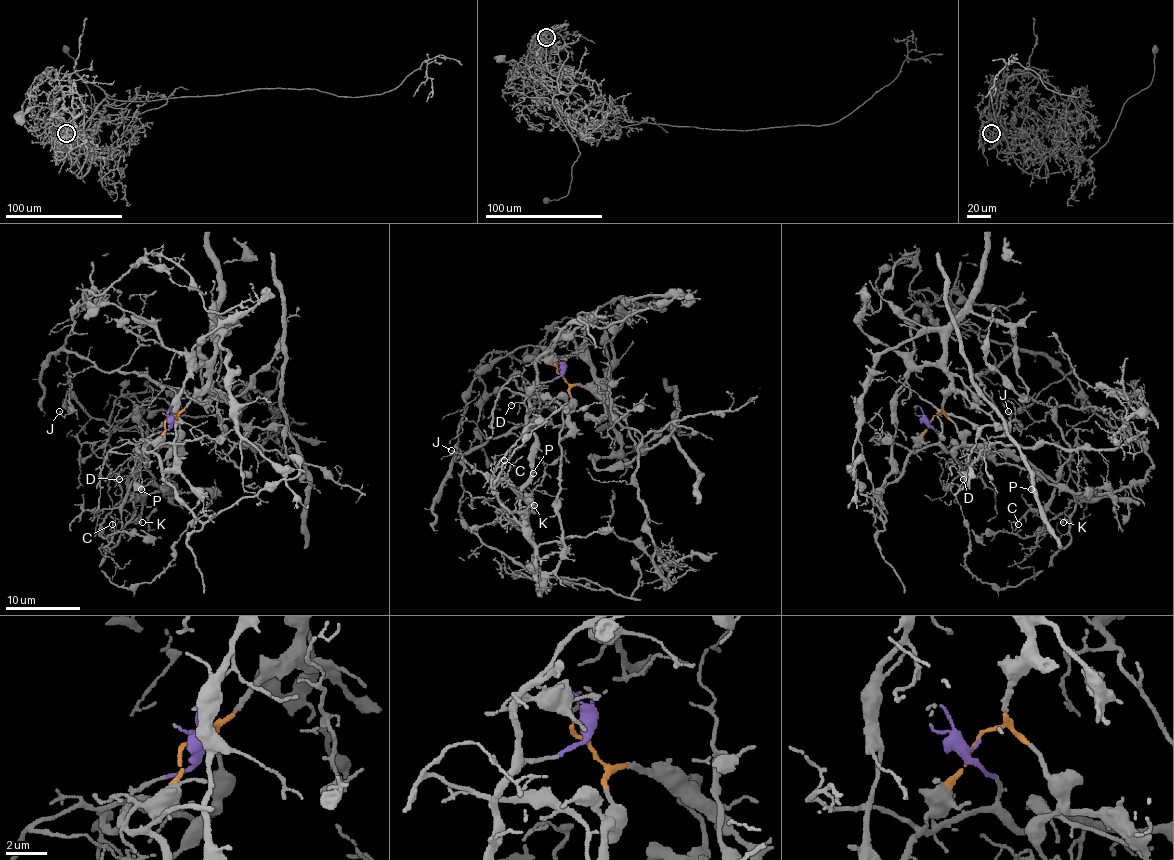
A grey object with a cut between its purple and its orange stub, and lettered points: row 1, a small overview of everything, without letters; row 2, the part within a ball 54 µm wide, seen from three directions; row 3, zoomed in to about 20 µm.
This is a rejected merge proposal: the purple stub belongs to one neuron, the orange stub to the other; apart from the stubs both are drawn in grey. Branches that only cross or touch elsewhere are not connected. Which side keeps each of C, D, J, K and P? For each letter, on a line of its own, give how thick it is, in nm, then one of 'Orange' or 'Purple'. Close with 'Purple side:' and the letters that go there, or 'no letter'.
C: Thickness 80 nm. Purple
D: Thickness 110 nm. Purple
J: Thickness 120 nm. Orange
K: Thickness 90 nm. Purple
P: Thickness 120 nm. Purple
Purple side: C, D, K, P

